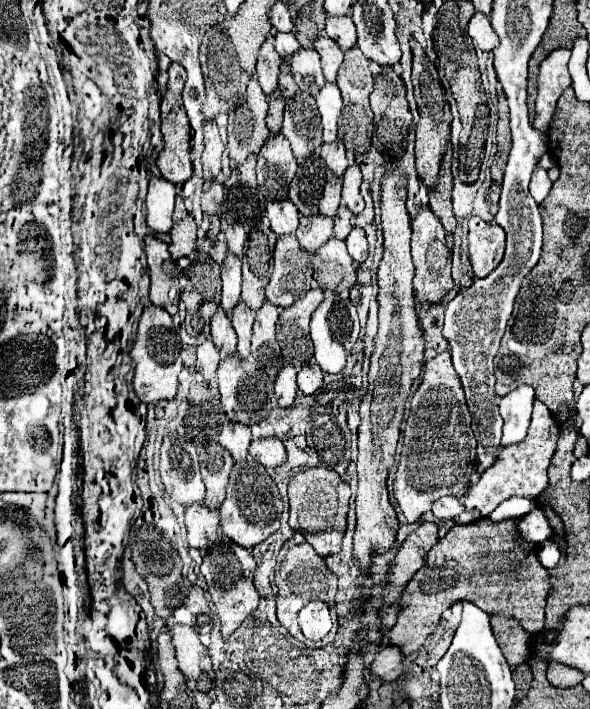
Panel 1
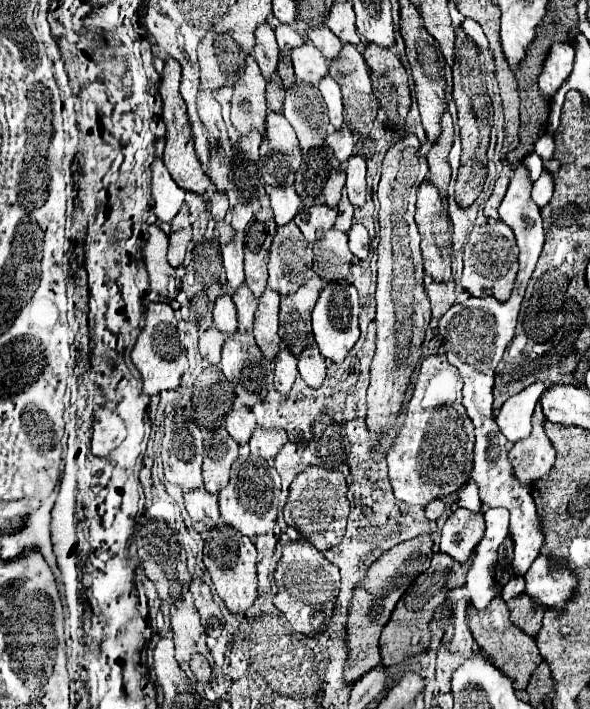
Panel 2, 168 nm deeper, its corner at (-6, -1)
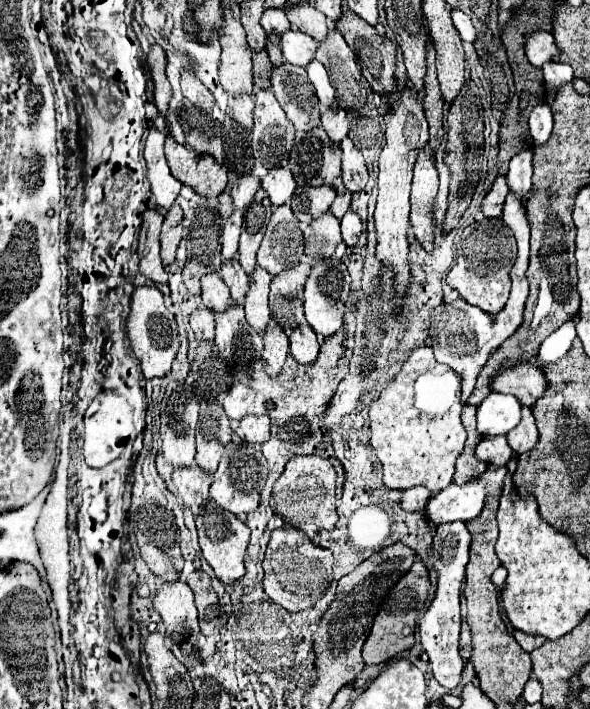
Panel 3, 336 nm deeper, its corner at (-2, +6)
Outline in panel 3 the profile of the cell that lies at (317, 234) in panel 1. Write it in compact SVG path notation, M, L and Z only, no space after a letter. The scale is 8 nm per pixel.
M327 185L309 187L309 189L299 187L297 193L293 193L291 197L291 209L301 223L311 223L313 219L329 211L333 199L335 199L333 187L327 187Z

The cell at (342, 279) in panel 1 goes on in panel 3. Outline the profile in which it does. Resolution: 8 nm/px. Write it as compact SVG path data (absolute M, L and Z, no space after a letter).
M331 211L311 221L305 229L305 255L313 257L313 261L331 257L337 243L341 243L339 219Z

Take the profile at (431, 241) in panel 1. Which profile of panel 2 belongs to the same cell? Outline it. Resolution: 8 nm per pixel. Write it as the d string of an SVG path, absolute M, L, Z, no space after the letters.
M423 182L419 186L415 222L417 222L419 234L421 234L421 252L423 252L427 278L433 280L433 282L449 282L451 280L451 252L453 252L451 236L453 236L453 228L451 228L451 220L449 220L445 200L439 196L437 188L433 188L429 182Z

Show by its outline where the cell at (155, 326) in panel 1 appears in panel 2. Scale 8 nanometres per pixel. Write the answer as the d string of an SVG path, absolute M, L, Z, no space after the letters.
M151 302L145 312L145 326L135 342L135 348L131 352L131 360L141 372L143 378L143 394L155 396L163 390L177 390L181 376L189 370L189 362L185 356L185 348L179 340L177 330L177 318L173 314L173 308L167 302Z

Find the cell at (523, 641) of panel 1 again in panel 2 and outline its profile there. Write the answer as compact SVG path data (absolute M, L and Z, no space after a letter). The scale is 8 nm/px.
M501 596L493 598L493 602L477 612L473 608L467 610L467 624L469 624L469 630L473 634L473 638L477 640L477 644L489 654L489 658L493 660L493 664L497 668L501 668L509 678L513 678L513 686L515 688L525 688L533 670L543 662L541 660L541 654L539 654L539 648L535 644L535 638L531 636L525 636L525 632L521 632L511 620L509 620L509 610L507 610L507 604L503 602Z

